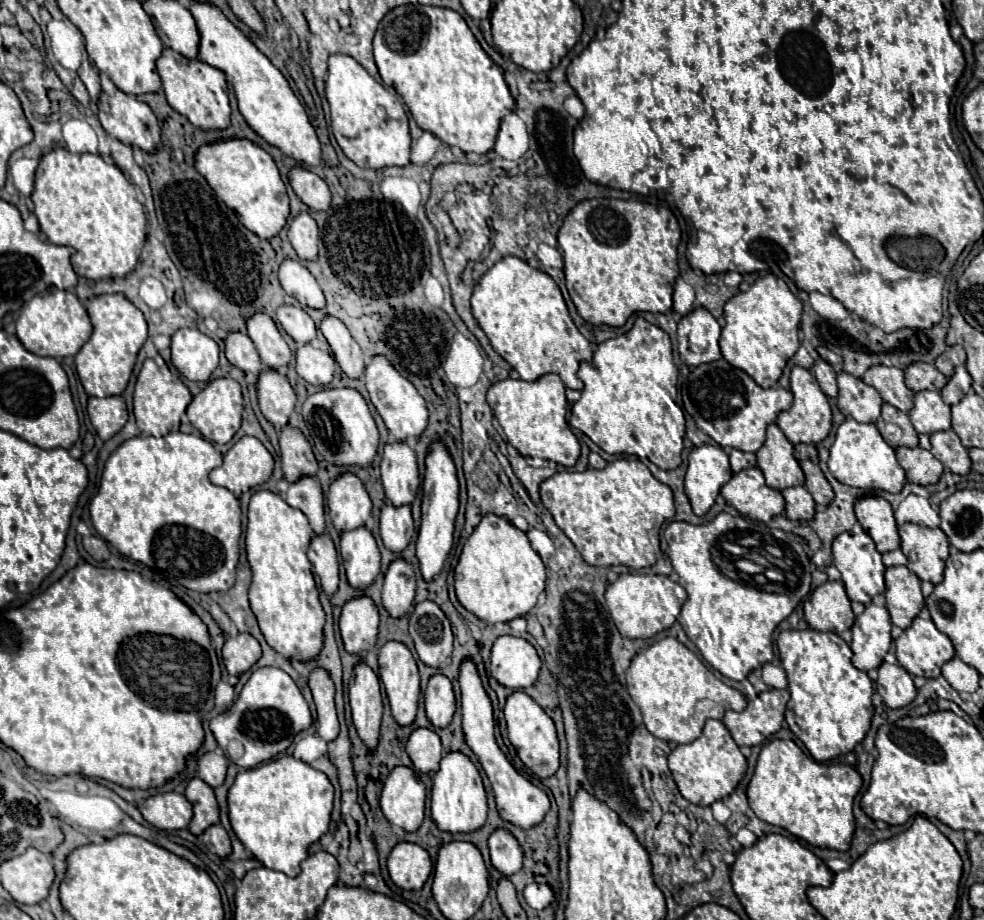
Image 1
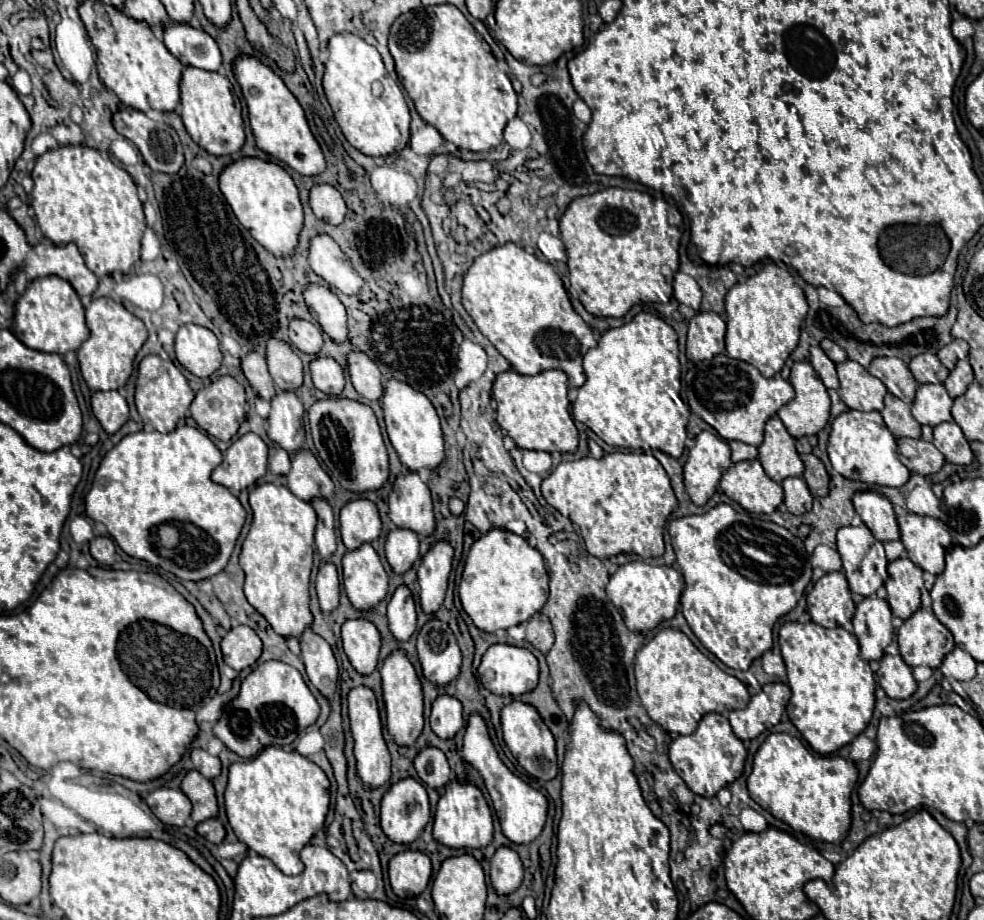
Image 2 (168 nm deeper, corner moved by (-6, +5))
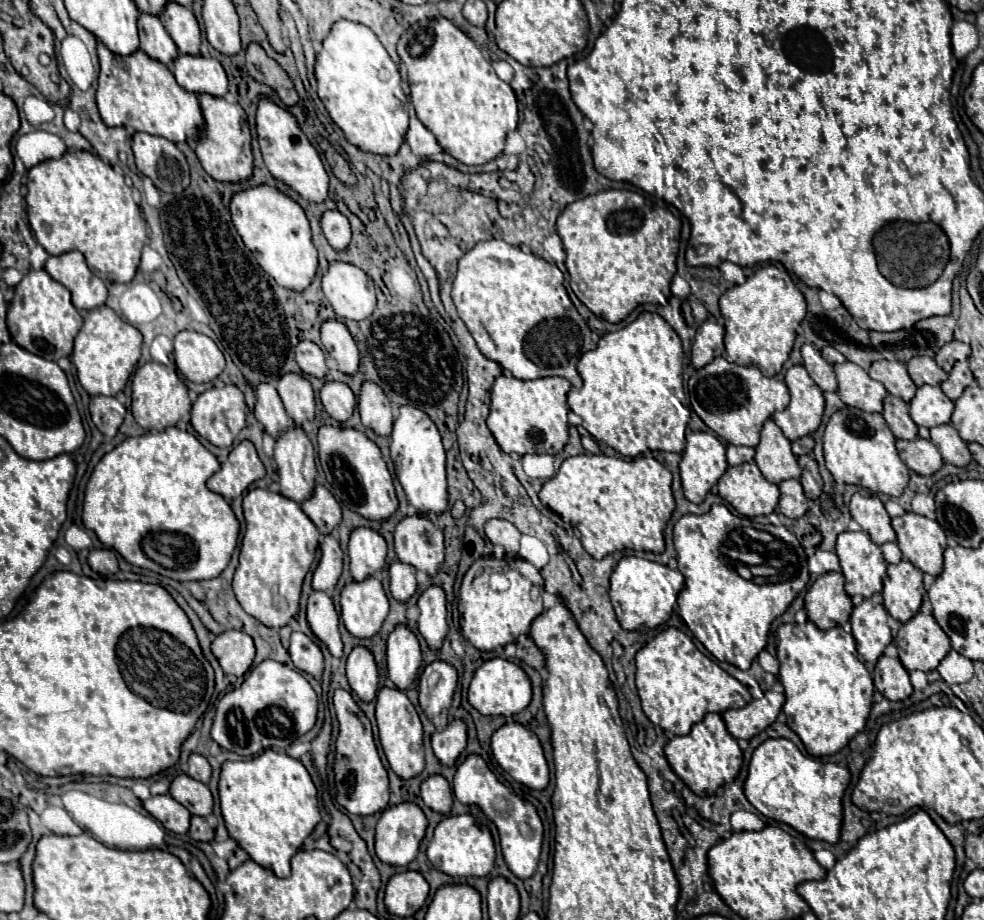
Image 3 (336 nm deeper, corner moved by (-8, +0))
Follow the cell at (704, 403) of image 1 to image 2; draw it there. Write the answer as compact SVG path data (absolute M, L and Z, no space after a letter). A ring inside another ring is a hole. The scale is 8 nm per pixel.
M716 355L708 361L700 361L698 371L694 367L692 373L686 377L686 381L688 381L686 395L692 413L702 417L726 441L736 439L756 447L764 439L766 421L772 415L776 415L782 405L790 403L796 395L794 387L788 381L784 381L780 375L766 379L750 363L732 359L728 355Z

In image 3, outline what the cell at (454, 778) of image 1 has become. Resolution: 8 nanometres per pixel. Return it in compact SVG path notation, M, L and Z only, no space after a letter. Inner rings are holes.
M470 814L446 816L434 830L434 838L426 850L428 860L438 872L444 872L452 878L484 878L494 868L494 840L490 830L480 828Z

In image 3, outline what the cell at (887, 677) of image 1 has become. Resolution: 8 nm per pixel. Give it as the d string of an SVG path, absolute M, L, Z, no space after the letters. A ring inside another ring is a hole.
M880 656L874 668L874 686L876 690L888 700L904 700L912 694L912 684L908 678L906 668L900 664L898 658Z

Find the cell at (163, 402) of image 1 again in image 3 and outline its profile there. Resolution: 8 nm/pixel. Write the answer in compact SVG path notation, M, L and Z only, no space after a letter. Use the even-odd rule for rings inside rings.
M146 362L140 366L132 378L132 414L134 420L144 430L166 430L168 426L176 426L176 422L190 412L190 398L184 382L178 378L174 368L168 368L158 362Z

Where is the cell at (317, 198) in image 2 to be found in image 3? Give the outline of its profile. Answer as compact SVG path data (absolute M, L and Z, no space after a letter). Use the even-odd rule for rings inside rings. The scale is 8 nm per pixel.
M328 210L322 216L322 232L328 240L328 244L334 250L346 250L350 246L352 234L350 234L350 224L348 220L338 212L338 210Z

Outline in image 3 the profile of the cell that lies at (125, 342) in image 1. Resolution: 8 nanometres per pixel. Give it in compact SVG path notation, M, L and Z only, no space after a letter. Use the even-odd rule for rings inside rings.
M108 306L90 310L80 334L74 340L74 352L70 356L82 388L90 396L116 396L126 386L134 366L140 360L140 346L142 334L120 316L116 316L114 310L110 310Z

